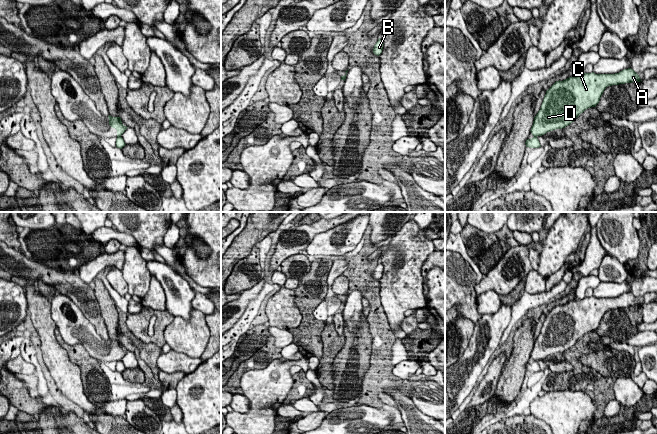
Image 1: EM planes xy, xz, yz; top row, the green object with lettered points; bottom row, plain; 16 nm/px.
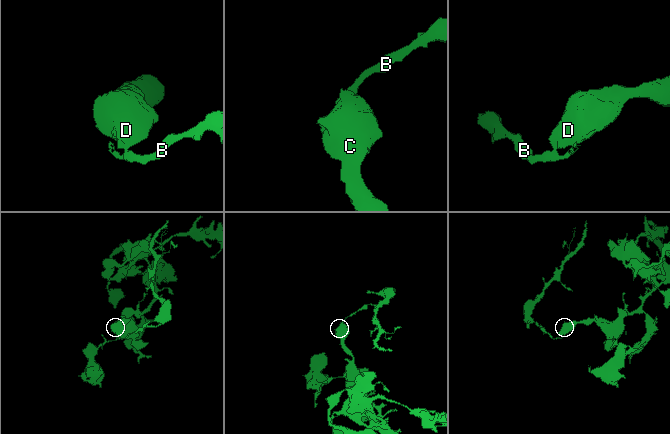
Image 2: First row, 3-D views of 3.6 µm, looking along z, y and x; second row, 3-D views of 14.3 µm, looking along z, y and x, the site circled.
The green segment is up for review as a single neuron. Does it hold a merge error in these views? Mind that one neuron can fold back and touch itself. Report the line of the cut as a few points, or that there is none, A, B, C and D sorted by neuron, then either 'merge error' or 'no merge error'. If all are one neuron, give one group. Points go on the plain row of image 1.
cut xy (120, 359), (117, 361); groups A C D / B; merge error

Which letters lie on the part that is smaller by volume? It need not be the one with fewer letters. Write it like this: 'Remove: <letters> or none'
Remove: B

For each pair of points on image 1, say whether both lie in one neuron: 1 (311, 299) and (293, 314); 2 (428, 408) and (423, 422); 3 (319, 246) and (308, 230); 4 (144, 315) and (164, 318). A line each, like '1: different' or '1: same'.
1: different
2: different
3: different
4: same

